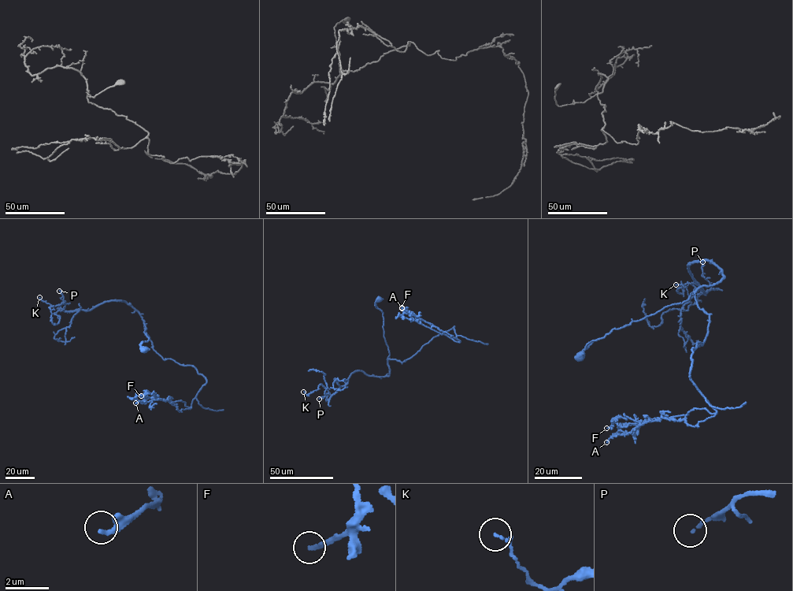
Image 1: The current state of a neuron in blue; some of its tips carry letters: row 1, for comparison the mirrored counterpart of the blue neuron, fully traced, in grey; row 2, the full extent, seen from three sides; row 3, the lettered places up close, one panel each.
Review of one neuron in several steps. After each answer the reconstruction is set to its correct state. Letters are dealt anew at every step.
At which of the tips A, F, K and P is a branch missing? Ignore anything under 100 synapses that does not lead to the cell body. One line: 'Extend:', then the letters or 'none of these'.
Extend: none of these

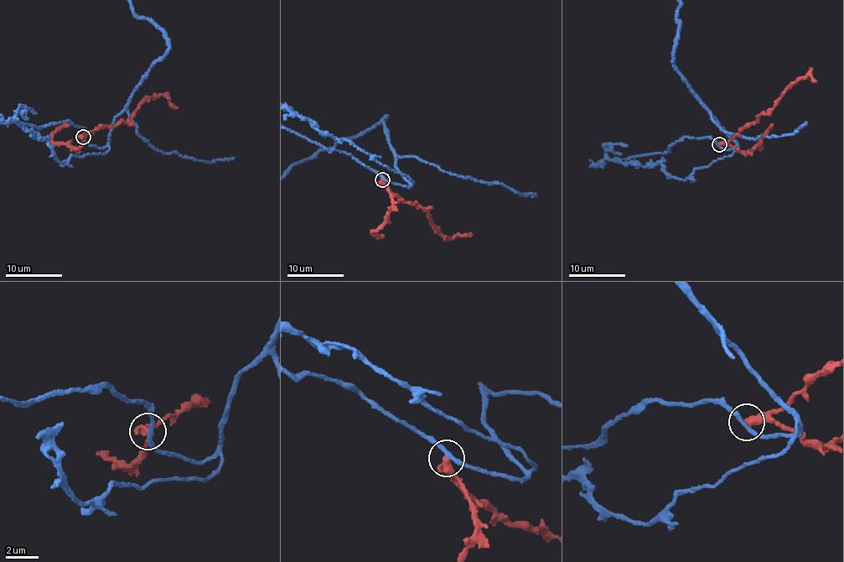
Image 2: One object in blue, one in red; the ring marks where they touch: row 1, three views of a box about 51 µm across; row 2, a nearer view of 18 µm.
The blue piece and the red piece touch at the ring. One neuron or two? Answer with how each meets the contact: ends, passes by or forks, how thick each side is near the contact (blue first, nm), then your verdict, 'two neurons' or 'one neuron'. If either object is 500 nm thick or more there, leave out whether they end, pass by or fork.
240 nm thick on the blue side, 500 nm on the other; two neurons

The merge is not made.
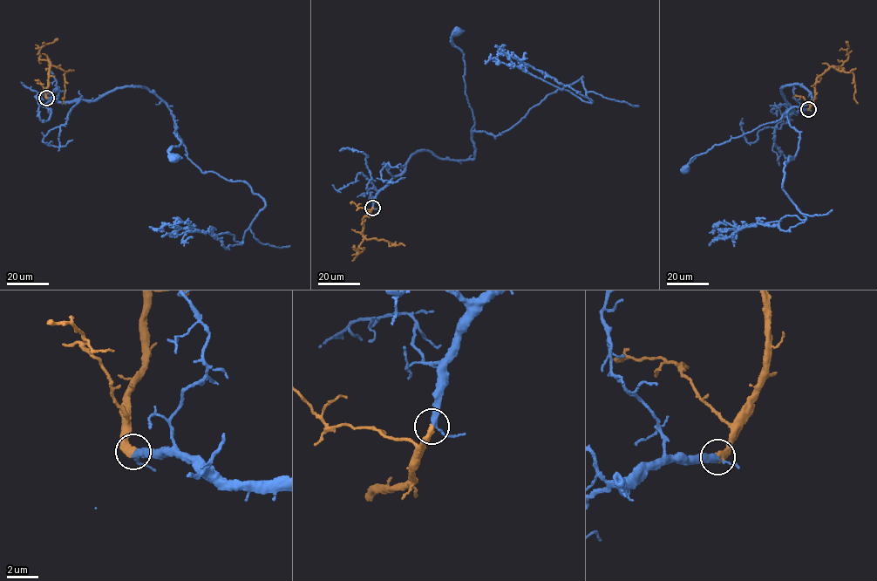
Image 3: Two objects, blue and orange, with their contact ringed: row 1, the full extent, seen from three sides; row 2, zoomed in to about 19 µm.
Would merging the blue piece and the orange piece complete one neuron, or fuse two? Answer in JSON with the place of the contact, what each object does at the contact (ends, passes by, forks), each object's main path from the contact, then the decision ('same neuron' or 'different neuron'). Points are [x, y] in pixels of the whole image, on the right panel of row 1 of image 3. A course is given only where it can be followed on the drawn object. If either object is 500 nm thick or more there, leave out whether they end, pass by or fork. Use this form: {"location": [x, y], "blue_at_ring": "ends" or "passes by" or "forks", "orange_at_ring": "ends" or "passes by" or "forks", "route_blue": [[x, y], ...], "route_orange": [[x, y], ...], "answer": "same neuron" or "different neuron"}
{"location": [808, 109], "blue_at_ring": "passes by", "orange_at_ring": "ends", "route_blue": [[808, 109], [792, 110], [782, 92], [783, 86], [802, 85], [812, 99], [775, 122], [714, 145], [683, 167]], "route_orange": [[808, 109], [815, 96], [816, 79], [832, 66], [852, 72], [854, 98], [858, 103]], "answer": "same neuron"}

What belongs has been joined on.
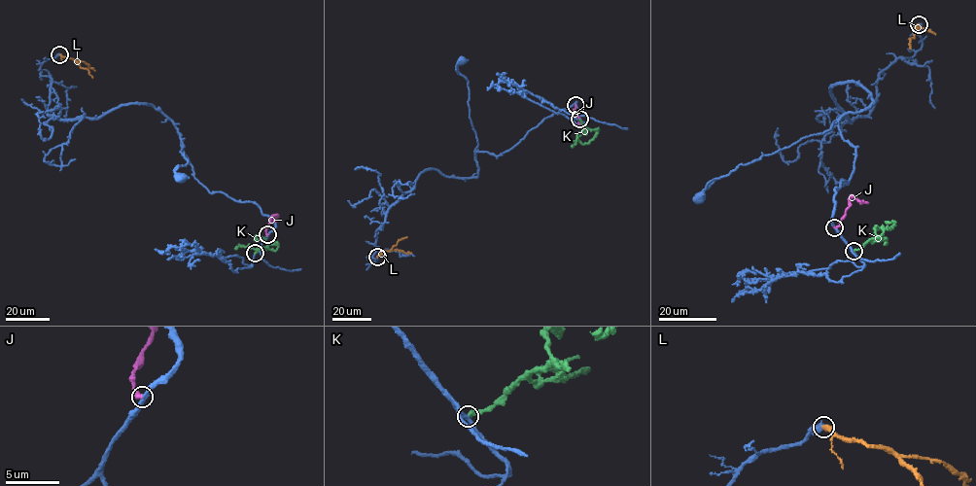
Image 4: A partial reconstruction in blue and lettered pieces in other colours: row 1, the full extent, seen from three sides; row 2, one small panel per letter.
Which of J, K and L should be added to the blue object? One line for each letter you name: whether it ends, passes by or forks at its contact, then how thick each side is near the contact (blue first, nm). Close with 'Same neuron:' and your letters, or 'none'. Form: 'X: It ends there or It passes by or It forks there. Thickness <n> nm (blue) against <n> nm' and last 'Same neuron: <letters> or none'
L: It ends there. Thickness 550 nm (blue) against 400 nm
Same neuron: L

